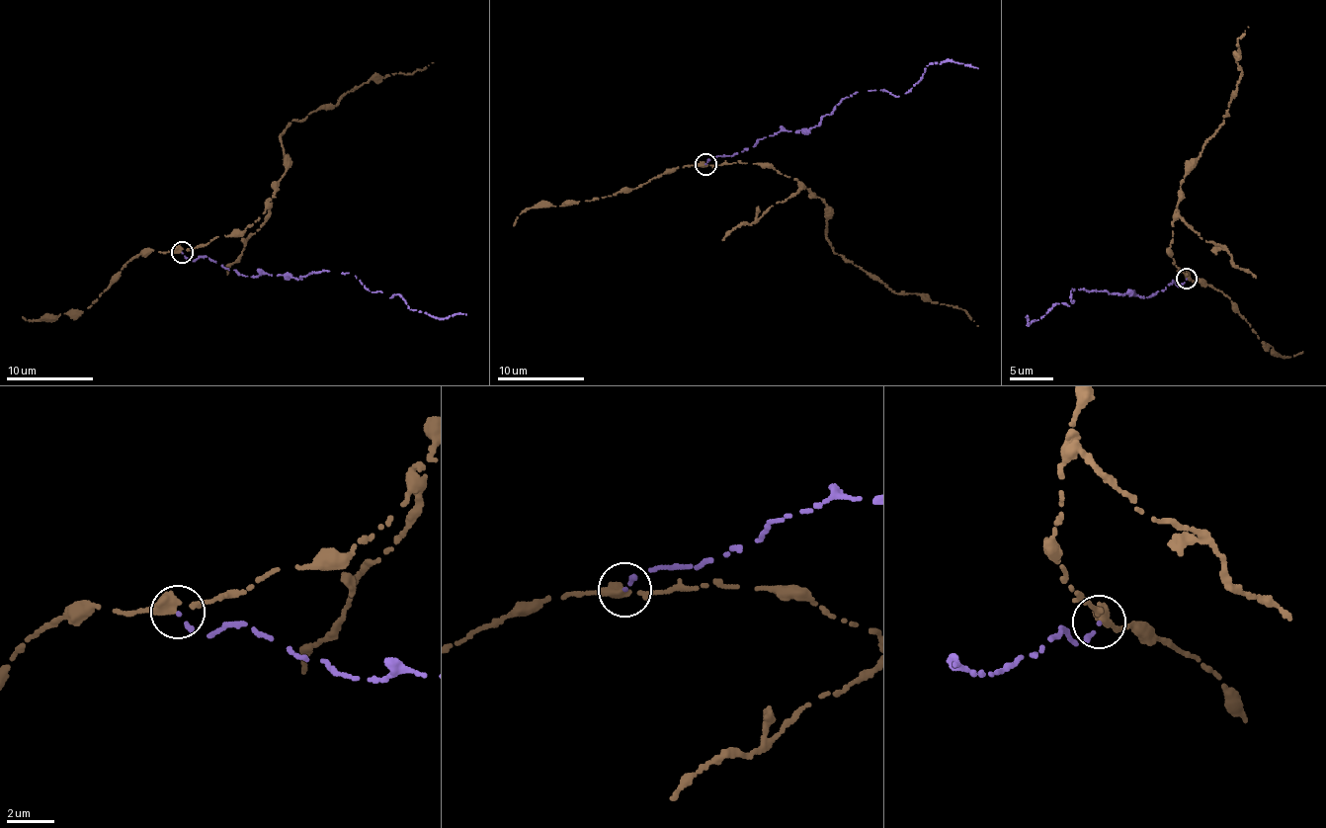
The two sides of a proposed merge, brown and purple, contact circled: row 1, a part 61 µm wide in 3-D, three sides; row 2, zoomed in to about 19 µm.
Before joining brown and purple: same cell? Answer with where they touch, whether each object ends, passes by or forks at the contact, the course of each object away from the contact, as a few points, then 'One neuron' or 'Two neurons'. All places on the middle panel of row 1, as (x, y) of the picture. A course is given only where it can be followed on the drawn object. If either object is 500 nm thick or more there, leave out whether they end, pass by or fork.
Place: (705, 164). At the ring brown passes by. At the ring purple ends. Course of brown: (704, 164), (760, 163), (799, 182), (824, 202), (832, 249), (896, 293), (956, 305), (977, 326). Course of purple: (706, 163), (769, 135), (807, 130), (857, 92), (898, 97), (915, 86), (929, 63), (949, 60), (978, 67). Two neurons

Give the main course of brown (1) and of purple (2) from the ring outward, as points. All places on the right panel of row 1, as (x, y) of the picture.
1: (1187, 278), (1169, 255), (1179, 191), (1191, 161), (1221, 125), (1242, 72), (1236, 45), (1249, 26)
2: (1186, 278), (1144, 298), (1128, 290), (1071, 289), (1069, 306), (1059, 302), (1028, 325), (1027, 316)

